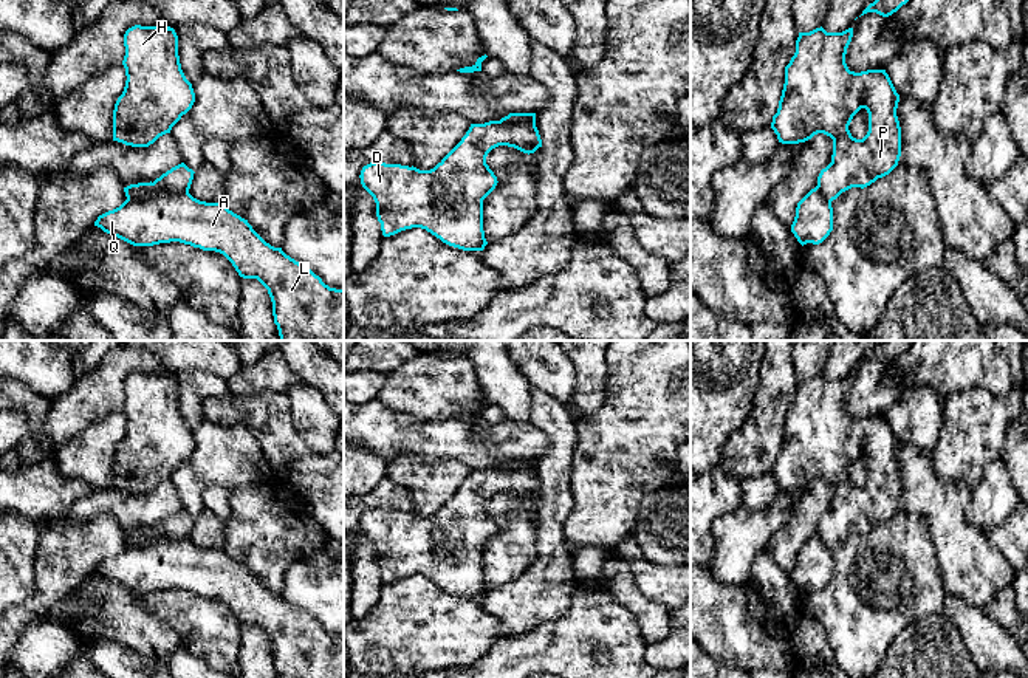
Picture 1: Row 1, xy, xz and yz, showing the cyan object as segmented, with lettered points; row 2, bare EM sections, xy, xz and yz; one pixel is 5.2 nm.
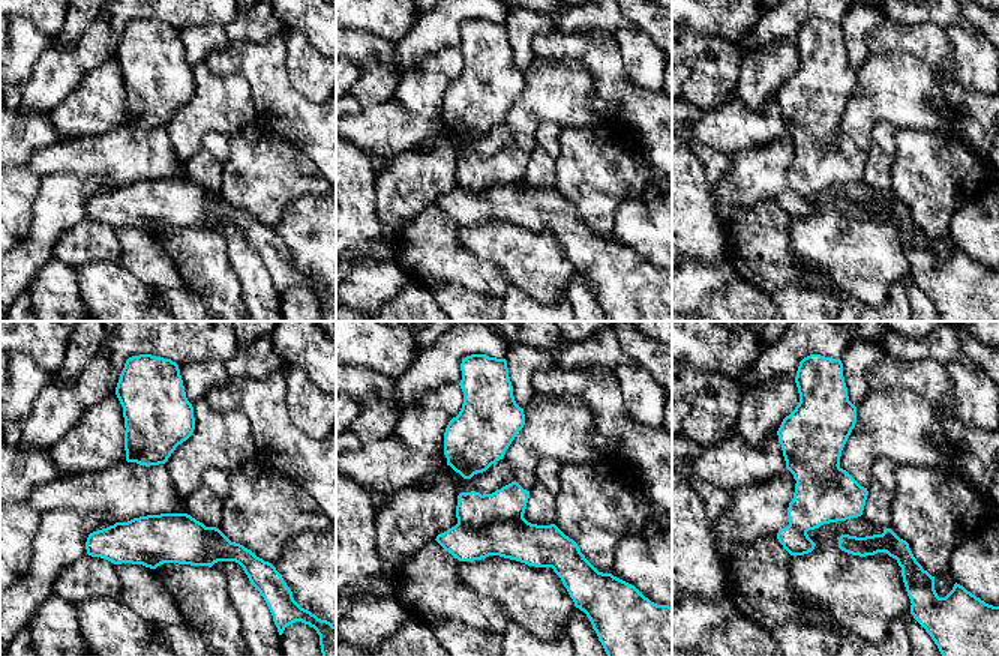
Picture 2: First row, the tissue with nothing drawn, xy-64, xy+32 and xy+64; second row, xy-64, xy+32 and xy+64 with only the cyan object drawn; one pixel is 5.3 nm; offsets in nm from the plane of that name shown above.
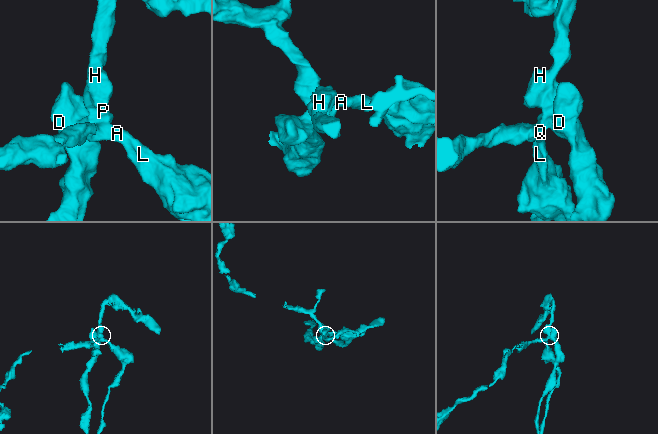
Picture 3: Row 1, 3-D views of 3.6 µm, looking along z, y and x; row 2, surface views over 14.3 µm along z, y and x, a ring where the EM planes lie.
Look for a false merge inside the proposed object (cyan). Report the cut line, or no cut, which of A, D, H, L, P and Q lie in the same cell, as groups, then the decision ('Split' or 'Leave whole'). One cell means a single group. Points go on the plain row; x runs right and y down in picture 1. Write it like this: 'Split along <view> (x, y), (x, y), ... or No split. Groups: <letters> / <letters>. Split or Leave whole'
Split along xy (188, 537), (157, 537), (147, 544), (127, 545). Groups: A L Q / D H P. Split

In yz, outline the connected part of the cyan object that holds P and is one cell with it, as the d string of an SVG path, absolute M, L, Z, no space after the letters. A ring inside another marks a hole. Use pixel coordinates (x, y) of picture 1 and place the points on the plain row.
M822 373L799 379L796 399L785 413L785 430L771 475L782 491L799 491L824 480L833 486L831 509L821 517L817 536L831 550L852 534L867 534L889 522L901 503L901 474L896 463L900 441L886 416L850 418L845 410L853 375L827 379ZM865 455L869 478L862 486L852 483L848 472L853 463Z

